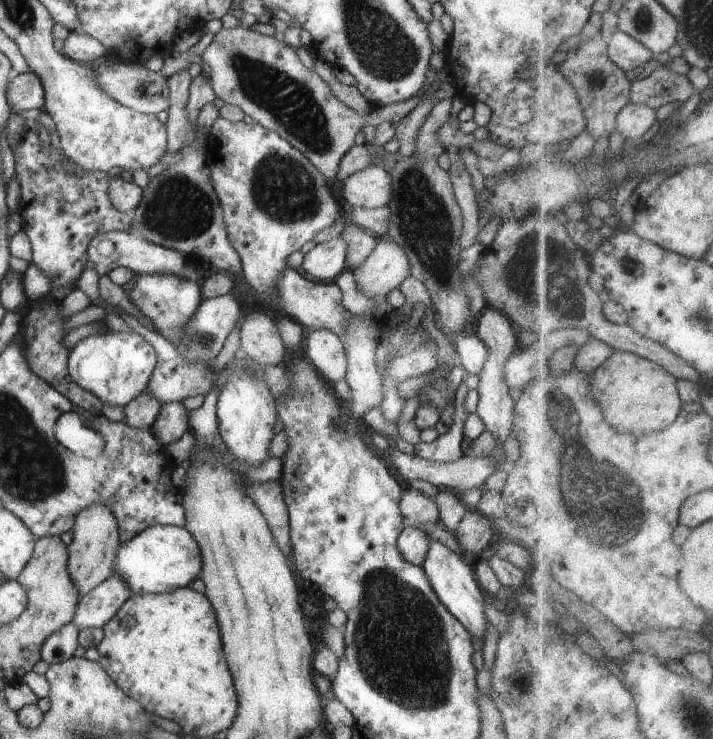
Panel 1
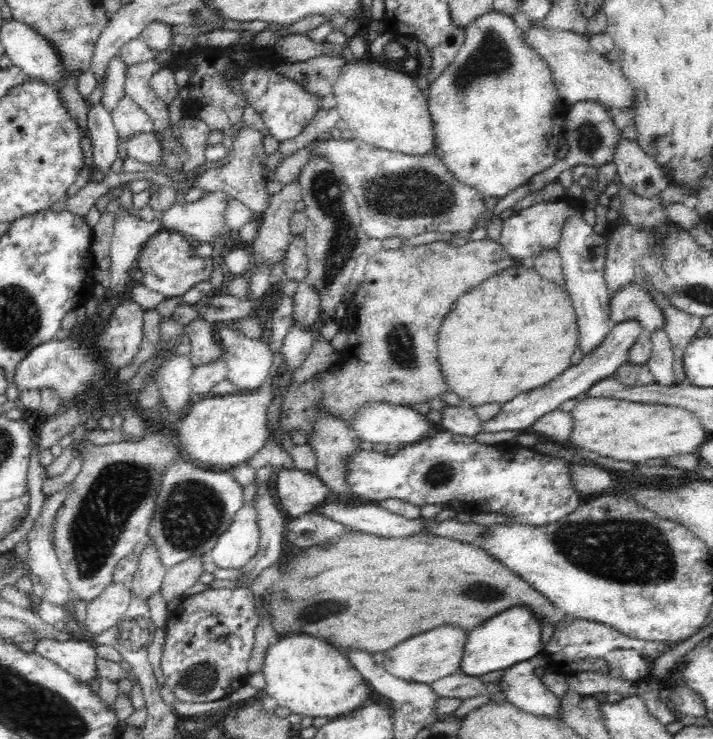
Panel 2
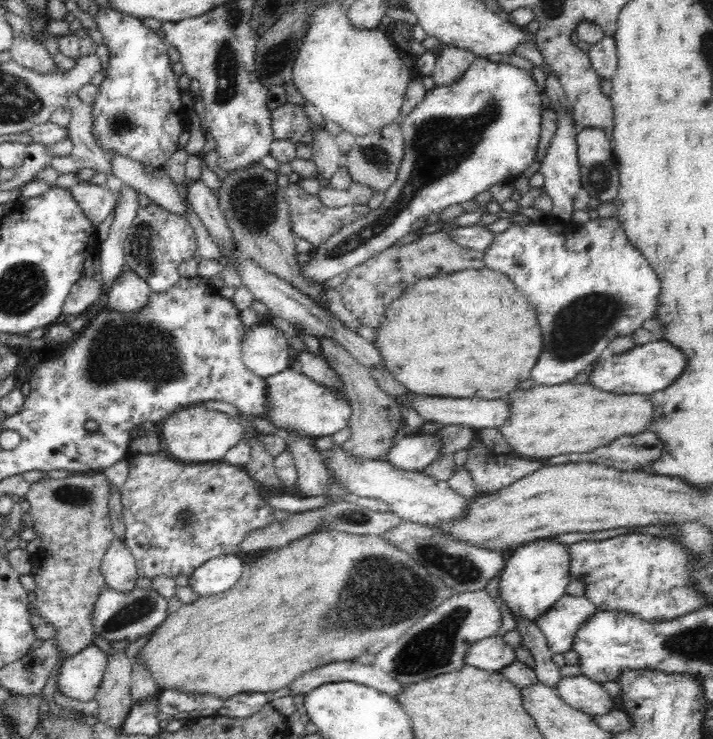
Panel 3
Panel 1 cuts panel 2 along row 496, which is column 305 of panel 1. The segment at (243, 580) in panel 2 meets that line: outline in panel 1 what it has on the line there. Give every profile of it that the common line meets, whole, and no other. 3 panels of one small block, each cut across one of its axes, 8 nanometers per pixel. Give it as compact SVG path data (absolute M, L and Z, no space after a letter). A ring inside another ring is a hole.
M342 238L328 240L306 253L300 268L306 276L314 280L334 282L346 270L346 252L348 244Z

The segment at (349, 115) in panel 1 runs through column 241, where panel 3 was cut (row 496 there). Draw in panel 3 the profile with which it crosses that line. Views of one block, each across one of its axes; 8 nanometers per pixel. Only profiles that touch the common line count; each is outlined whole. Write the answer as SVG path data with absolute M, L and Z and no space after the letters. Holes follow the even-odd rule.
M94 471L91 476L68 476L68 478L34 479L28 490L27 500L31 505L29 513L33 515L34 530L37 538L42 541L38 551L32 554L31 571L36 584L31 606L34 608L34 618L52 625L55 633L53 642L59 650L61 660L78 654L83 648L93 644L95 630L93 615L98 597L107 589L101 571L101 562L115 538L115 532L110 519L110 492L112 484L102 471Z

